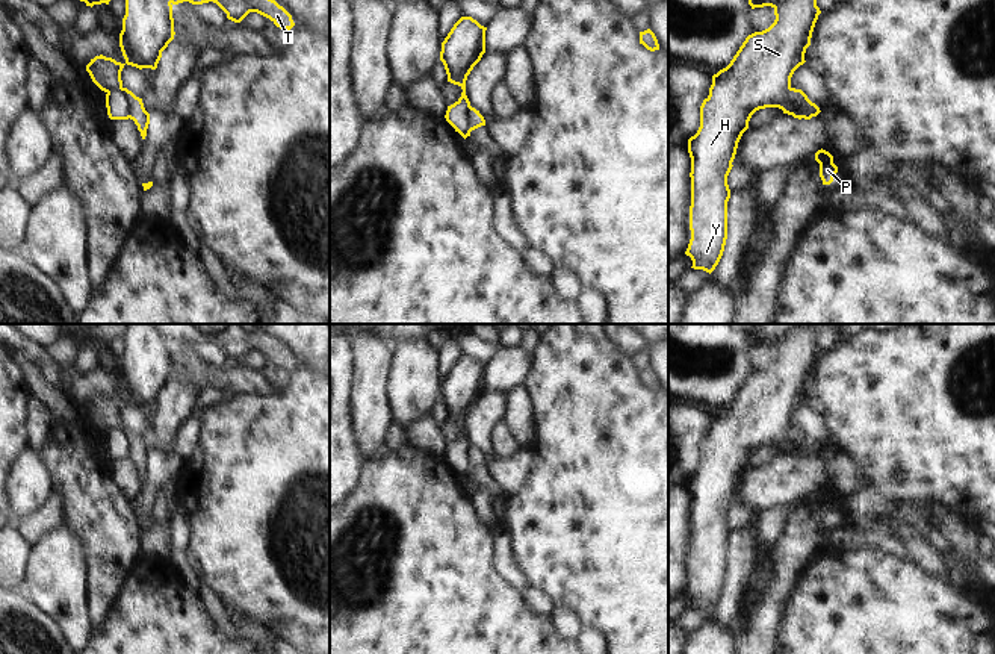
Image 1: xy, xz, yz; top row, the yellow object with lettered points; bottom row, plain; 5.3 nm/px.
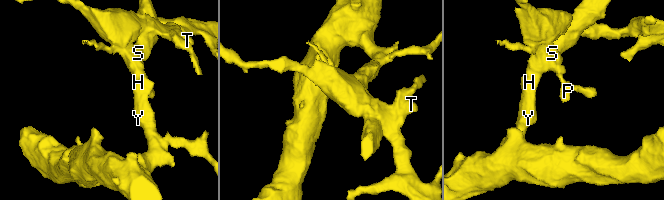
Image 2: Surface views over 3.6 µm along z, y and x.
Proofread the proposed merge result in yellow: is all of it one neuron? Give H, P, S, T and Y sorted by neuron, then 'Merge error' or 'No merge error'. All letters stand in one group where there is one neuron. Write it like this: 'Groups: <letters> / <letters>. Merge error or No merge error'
Groups: H S Y / P T. Merge error

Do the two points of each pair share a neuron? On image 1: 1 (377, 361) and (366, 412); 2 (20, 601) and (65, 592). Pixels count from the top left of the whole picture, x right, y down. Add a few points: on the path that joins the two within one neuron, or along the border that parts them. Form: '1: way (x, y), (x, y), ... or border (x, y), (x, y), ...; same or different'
1: way (374, 373), (372, 400); same
2: border (24, 591), (56, 622); different

